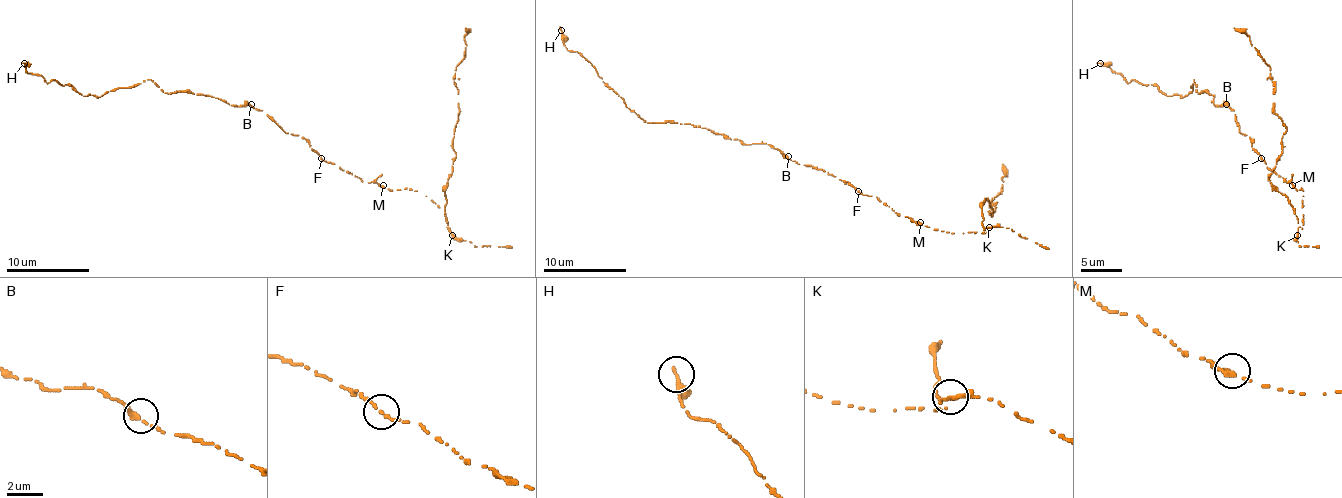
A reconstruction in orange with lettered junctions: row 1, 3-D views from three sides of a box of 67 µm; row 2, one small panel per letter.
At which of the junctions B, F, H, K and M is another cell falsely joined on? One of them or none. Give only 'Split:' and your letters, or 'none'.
Split: K

